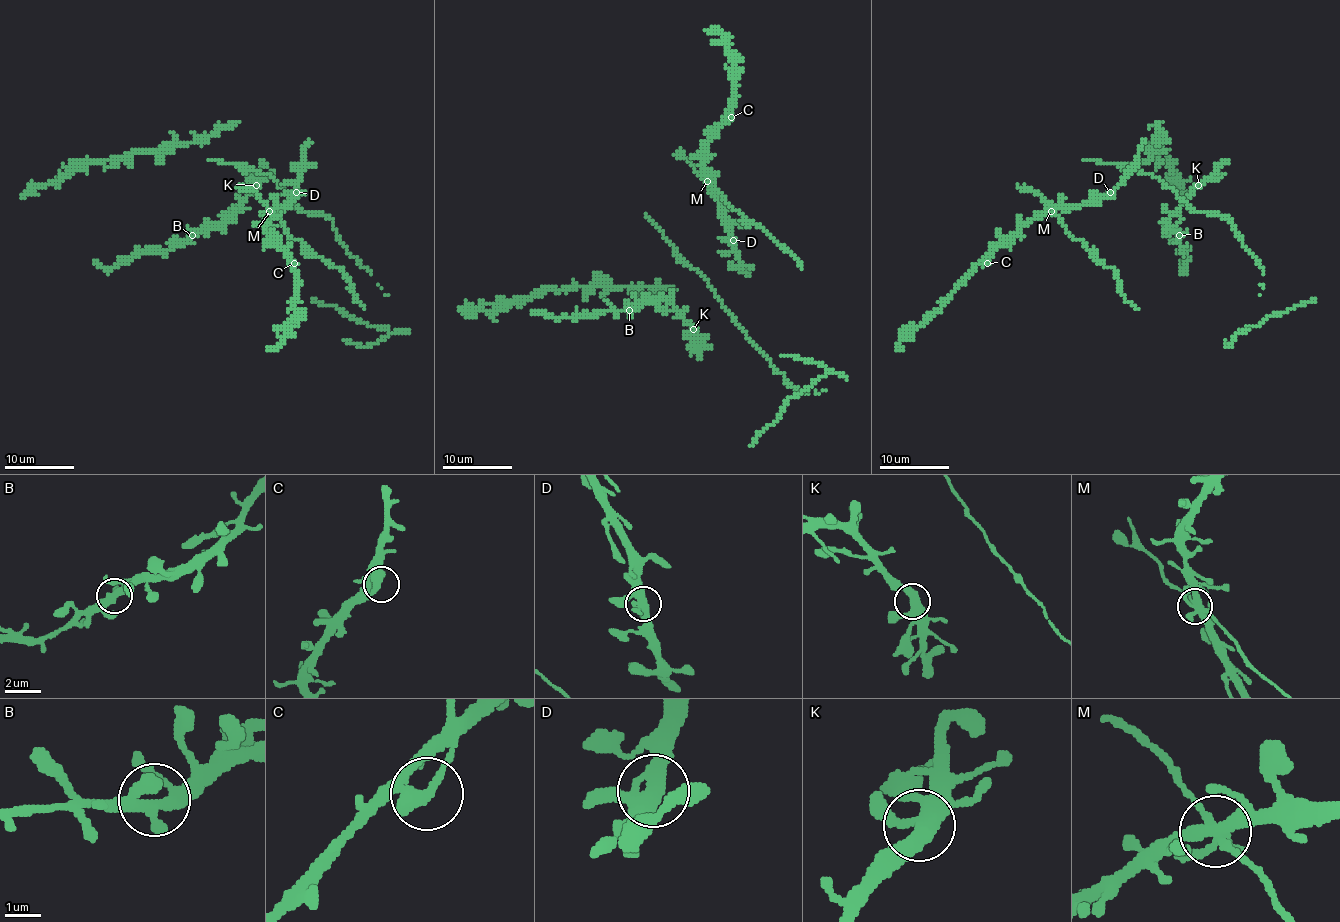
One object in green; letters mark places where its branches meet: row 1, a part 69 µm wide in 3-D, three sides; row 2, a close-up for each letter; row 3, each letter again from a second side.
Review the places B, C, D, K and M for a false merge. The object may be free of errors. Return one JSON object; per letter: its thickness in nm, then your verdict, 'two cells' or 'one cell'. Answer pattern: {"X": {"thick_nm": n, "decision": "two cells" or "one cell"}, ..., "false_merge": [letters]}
{"B": {"thick_nm": 360, "decision": "one cell"}, "C": {"thick_nm": 320, "decision": "one cell"}, "D": {"thick_nm": 360, "decision": "one cell"}, "K": {"thick_nm": 400, "decision": "one cell"}, "M": {"thick_nm": 360, "decision": "one cell"}, "false_merge": []}

